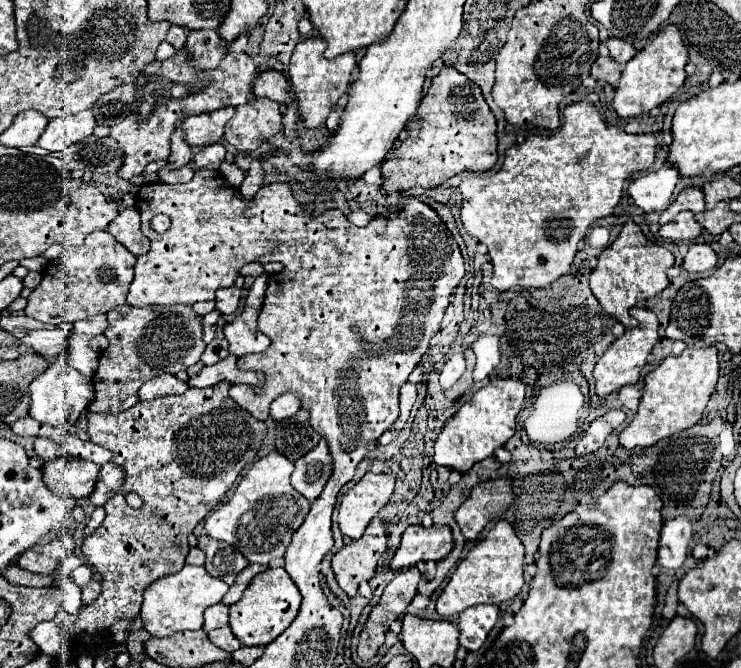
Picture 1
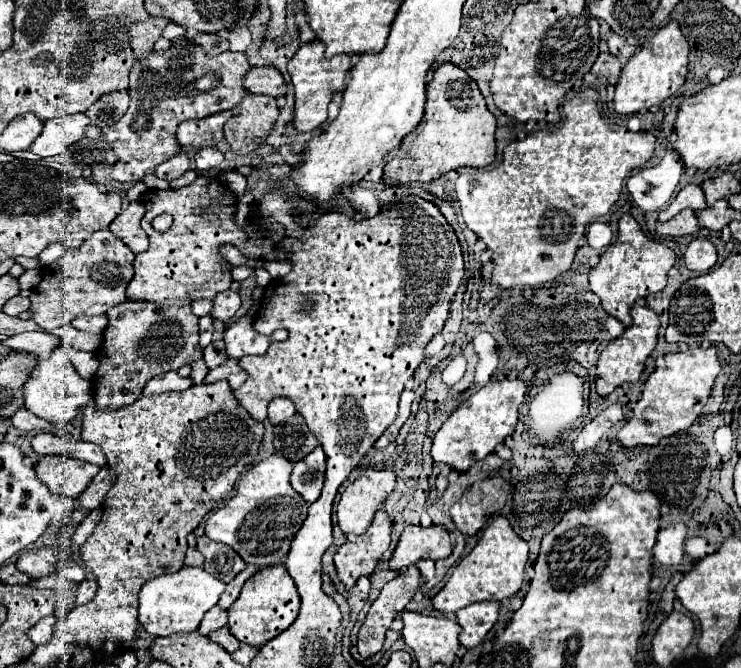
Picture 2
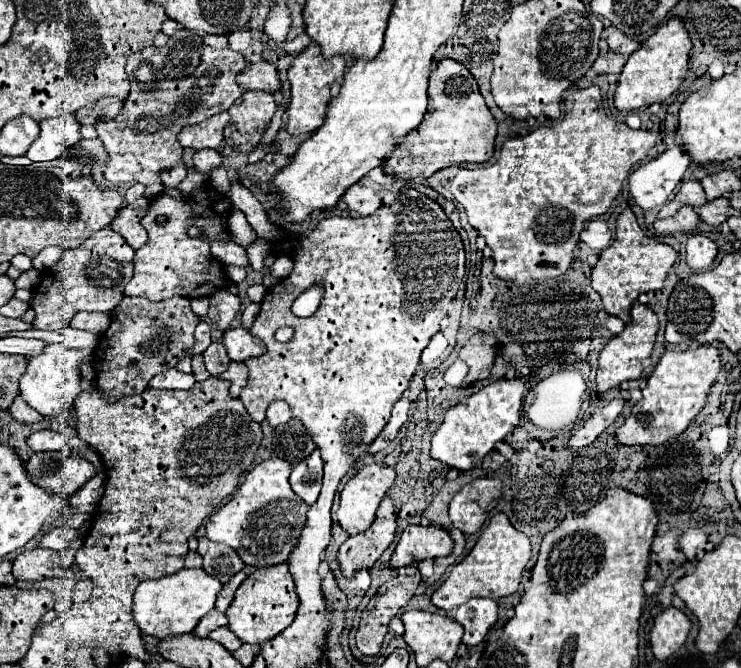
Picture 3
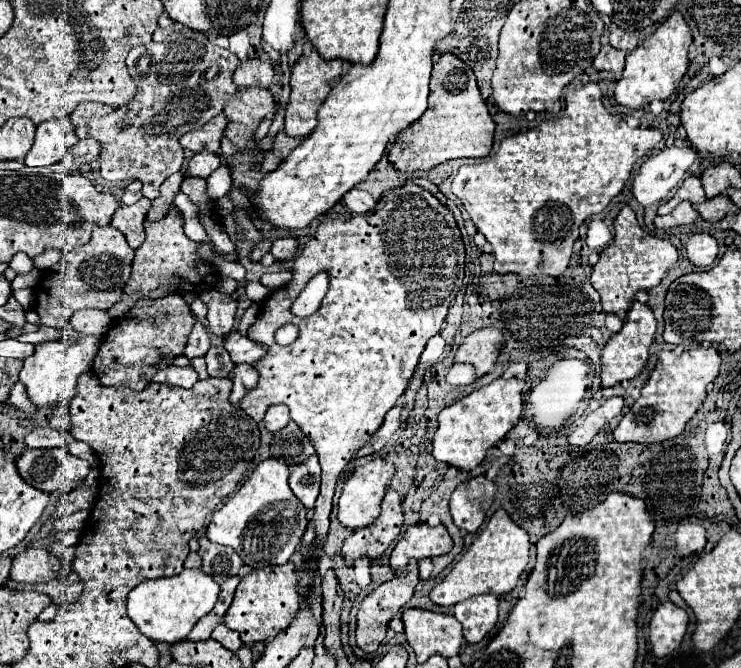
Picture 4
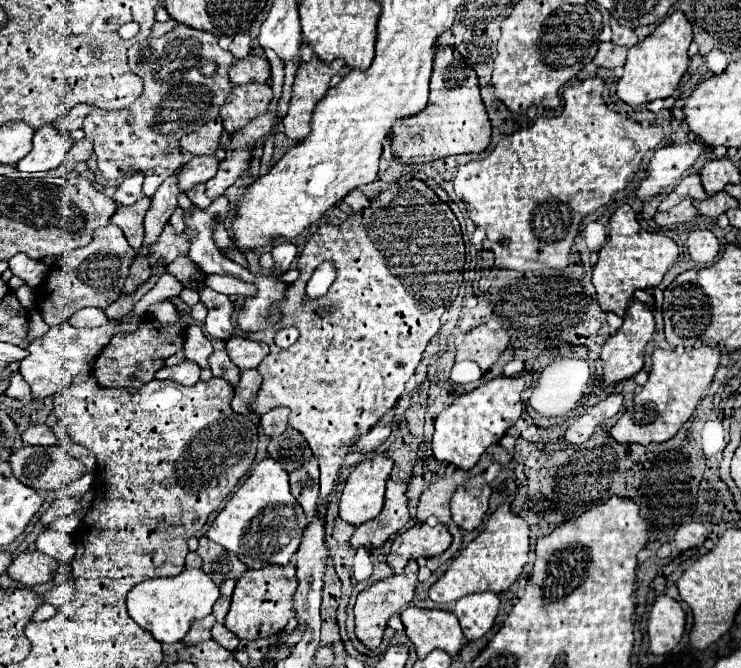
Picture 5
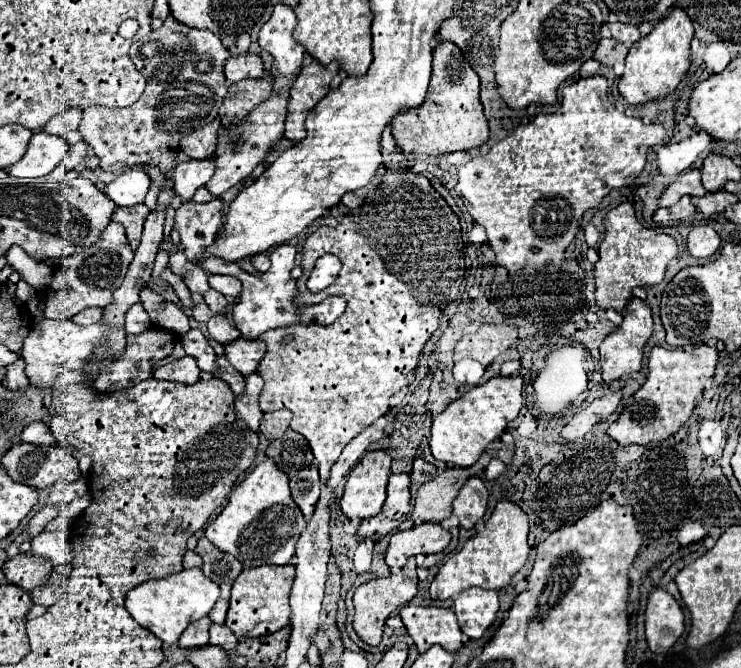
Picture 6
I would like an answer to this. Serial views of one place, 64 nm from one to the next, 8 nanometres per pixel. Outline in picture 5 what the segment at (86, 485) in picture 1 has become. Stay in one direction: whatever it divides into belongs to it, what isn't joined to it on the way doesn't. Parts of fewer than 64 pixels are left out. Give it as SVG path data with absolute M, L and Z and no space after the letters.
M22 446L8 458L12 474L34 490L58 490L84 476L86 468L60 446Z

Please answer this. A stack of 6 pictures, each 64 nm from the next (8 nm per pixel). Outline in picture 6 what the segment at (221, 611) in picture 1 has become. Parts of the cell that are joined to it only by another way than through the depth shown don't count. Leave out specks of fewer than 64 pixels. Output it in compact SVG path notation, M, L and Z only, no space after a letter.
M204 618L204 620L198 620L194 622L192 626L188 626L184 630L184 634L180 636L178 640L178 646L184 648L184 650L192 650L192 648L202 648L208 644L208 626L210 626L210 620Z

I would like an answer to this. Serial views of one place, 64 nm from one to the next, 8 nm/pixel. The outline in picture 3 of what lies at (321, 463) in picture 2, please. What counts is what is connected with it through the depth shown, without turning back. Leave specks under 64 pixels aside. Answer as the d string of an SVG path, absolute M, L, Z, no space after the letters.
M314 450L312 456L304 458L292 470L290 486L308 506L312 506L320 494L320 484L322 484L322 458L320 452Z

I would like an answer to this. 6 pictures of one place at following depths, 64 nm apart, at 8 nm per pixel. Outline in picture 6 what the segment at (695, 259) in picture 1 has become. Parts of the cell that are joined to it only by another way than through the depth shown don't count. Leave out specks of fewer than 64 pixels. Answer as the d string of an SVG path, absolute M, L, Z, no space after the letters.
M700 224L700 226L692 226L686 242L692 256L710 258L720 246L720 236L710 224Z

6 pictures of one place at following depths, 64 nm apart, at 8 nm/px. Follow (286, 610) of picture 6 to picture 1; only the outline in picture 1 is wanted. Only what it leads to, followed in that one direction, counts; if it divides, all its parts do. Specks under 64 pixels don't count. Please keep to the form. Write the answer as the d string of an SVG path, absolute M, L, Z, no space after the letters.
M266 568L264 572L256 574L248 588L244 590L242 598L230 606L230 628L232 634L244 644L244 646L266 646L276 636L280 636L296 618L300 608L300 590L288 576L288 572L278 568Z

